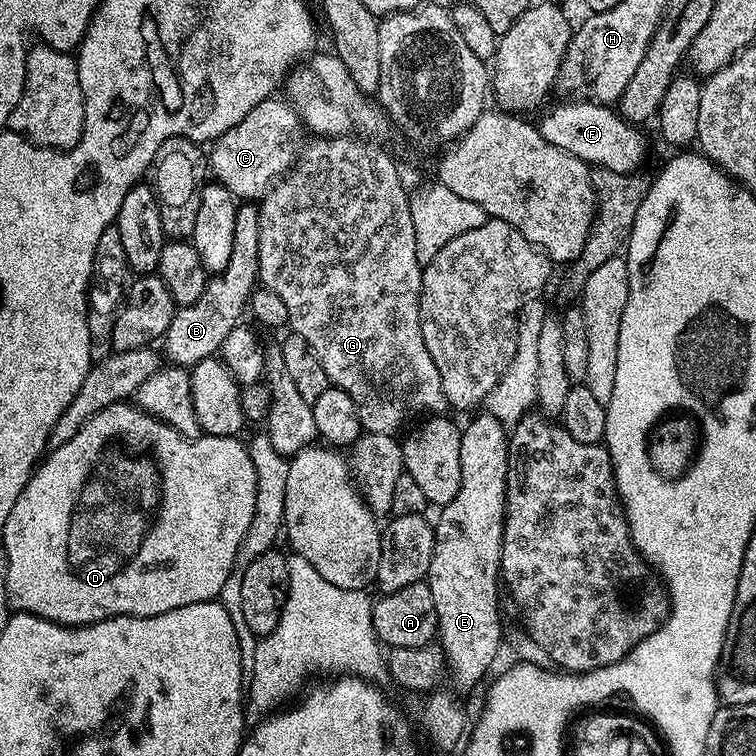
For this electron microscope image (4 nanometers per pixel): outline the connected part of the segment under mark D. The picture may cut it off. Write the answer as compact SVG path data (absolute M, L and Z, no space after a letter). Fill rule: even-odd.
M132 402L115 404L98 414L94 414L94 418L90 418L86 422L86 426L82 426L82 430L78 430L78 434L74 434L74 438L70 438L70 442L51 449L41 459L36 471L33 472L30 479L28 479L28 484L22 490L22 494L18 494L18 502L14 502L14 510L10 510L10 518L6 518L6 526L2 530L2 536L4 536L2 547L6 550L6 560L8 562L6 566L6 586L8 587L9 605L16 612L28 612L32 616L41 616L44 620L52 620L56 624L83 626L86 624L97 624L99 620L108 620L111 616L157 616L158 614L166 614L170 610L178 610L182 606L197 604L203 600L216 600L219 597L222 586L226 586L228 579L237 571L240 547L246 538L246 532L250 530L250 522L254 522L256 470L254 462L248 453L248 444L242 441L243 439L235 436L205 436L203 434L196 440L191 440L182 434L178 434L178 430L174 430L166 422L162 422L158 418L151 416L150 413L136 407L135 403Z

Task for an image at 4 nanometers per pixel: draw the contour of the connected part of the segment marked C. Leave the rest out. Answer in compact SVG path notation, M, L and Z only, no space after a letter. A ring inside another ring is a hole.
M273 98L258 102L238 126L230 126L226 134L222 134L210 148L210 176L215 183L224 184L226 190L236 195L237 201L256 202L263 197L264 193L281 179L293 167L294 155L292 156L292 137L296 138L302 129L302 121L299 112L284 98Z

